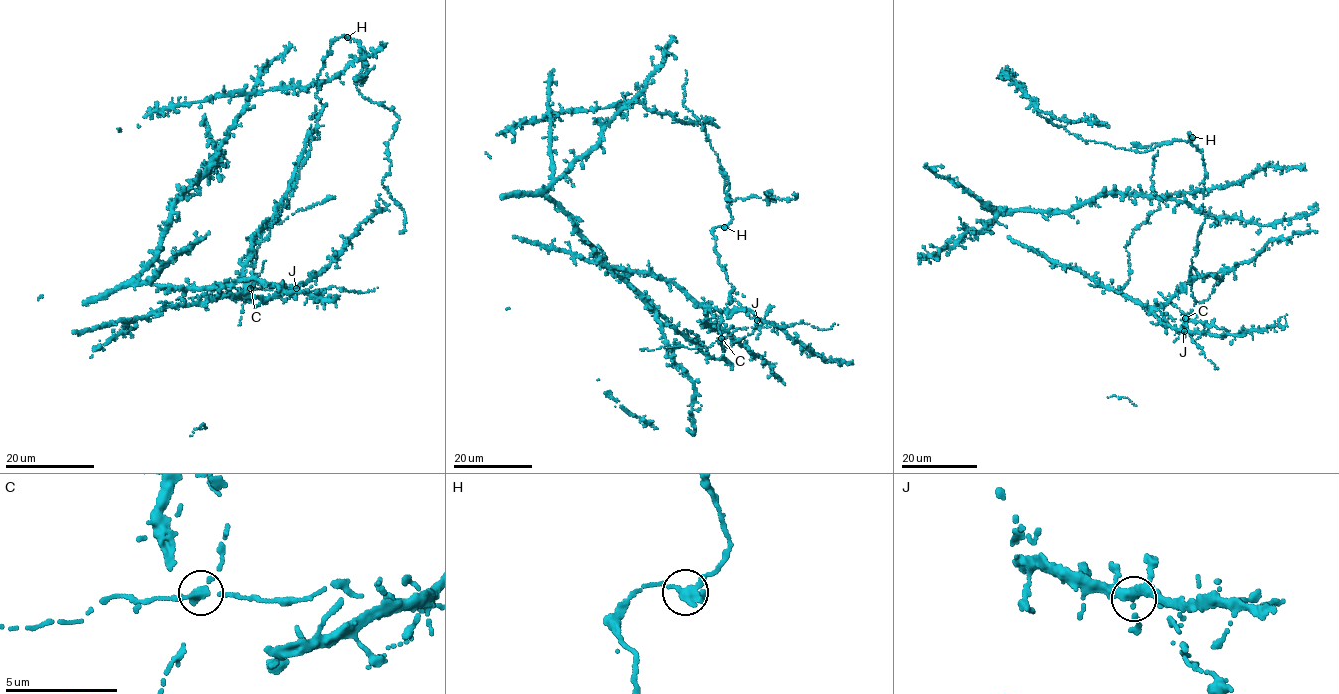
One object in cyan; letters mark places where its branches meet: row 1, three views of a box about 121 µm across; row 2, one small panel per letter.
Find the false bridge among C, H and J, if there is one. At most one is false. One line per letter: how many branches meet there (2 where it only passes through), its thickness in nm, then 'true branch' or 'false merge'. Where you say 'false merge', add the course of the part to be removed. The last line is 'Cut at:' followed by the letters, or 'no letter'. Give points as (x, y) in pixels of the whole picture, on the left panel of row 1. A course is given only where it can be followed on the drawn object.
C: 3 branches meet; 280 nm thick; false merge; foreign part runs (250, 287), (269, 289), (278, 286), (306, 292), (334, 286), (364, 293), (378, 288)
H: 3 branches meet; 280 nm thick; true branch
J: 4 branches meet; 280 nm thick; true branch
Cut at: C

